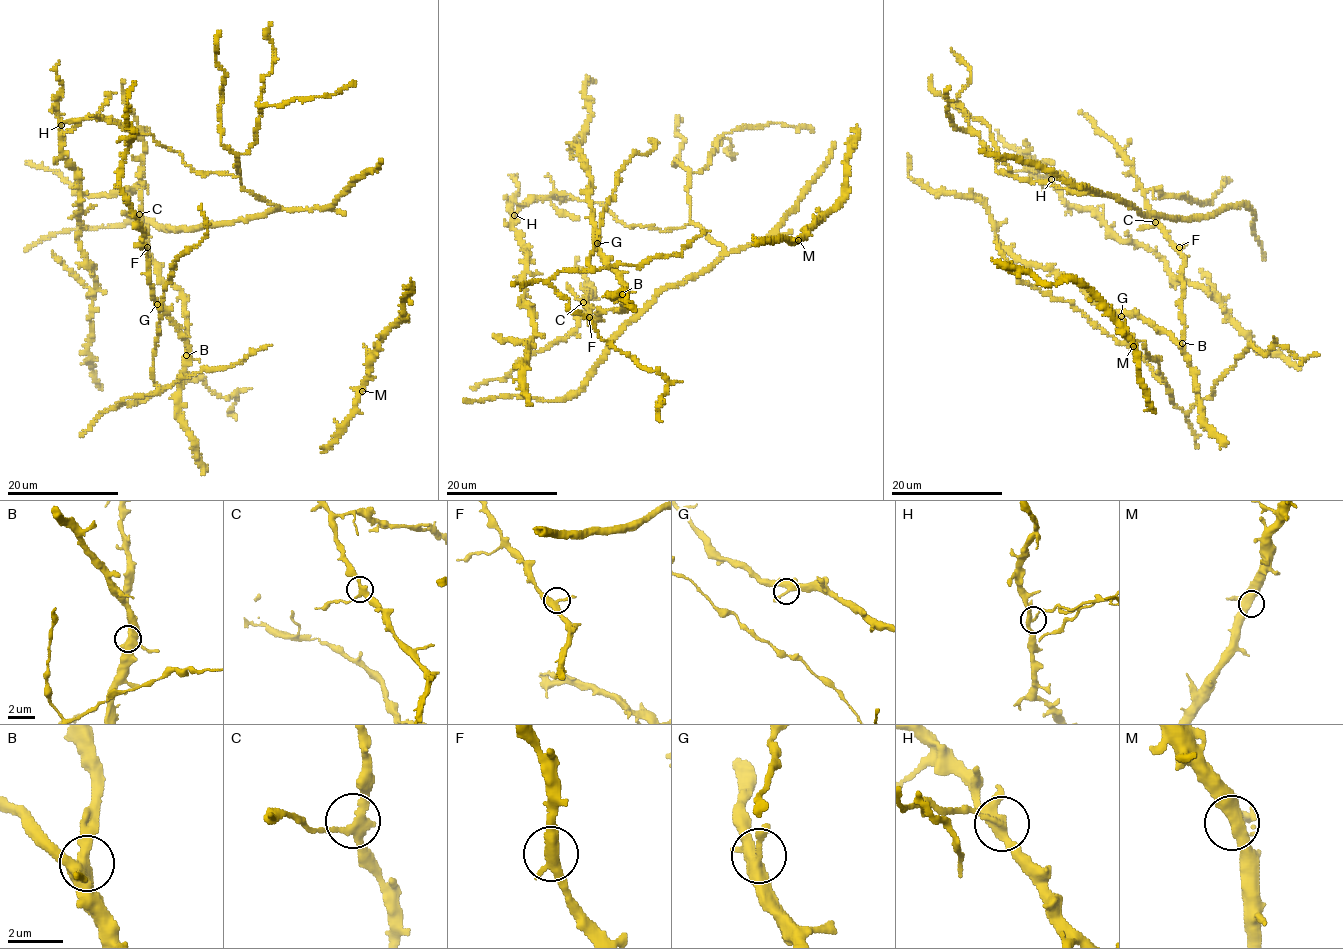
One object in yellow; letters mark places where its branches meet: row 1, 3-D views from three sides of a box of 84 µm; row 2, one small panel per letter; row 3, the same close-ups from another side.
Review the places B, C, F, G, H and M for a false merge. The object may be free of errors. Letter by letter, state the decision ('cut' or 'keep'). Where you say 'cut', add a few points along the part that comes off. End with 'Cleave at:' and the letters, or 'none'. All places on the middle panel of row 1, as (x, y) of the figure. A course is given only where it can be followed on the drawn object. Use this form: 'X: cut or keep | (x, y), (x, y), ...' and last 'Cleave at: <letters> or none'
B: keep
C: keep
F: keep
G: keep
H: cut | (514, 215), (525, 202), (558, 193), (601, 203), (627, 227), (644, 225), (670, 230), (688, 225)
M: keep
Cleave at: H

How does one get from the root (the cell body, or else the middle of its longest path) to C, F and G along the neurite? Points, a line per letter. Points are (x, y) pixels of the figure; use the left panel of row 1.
C: (187, 349), (189, 354), (183, 296), (161, 278), (158, 264), (148, 250), (148, 230), (139, 214)
F: (187, 349), (189, 354), (183, 296), (161, 278), (158, 264), (147, 247)
G: (187, 349), (182, 334), (157, 304)

